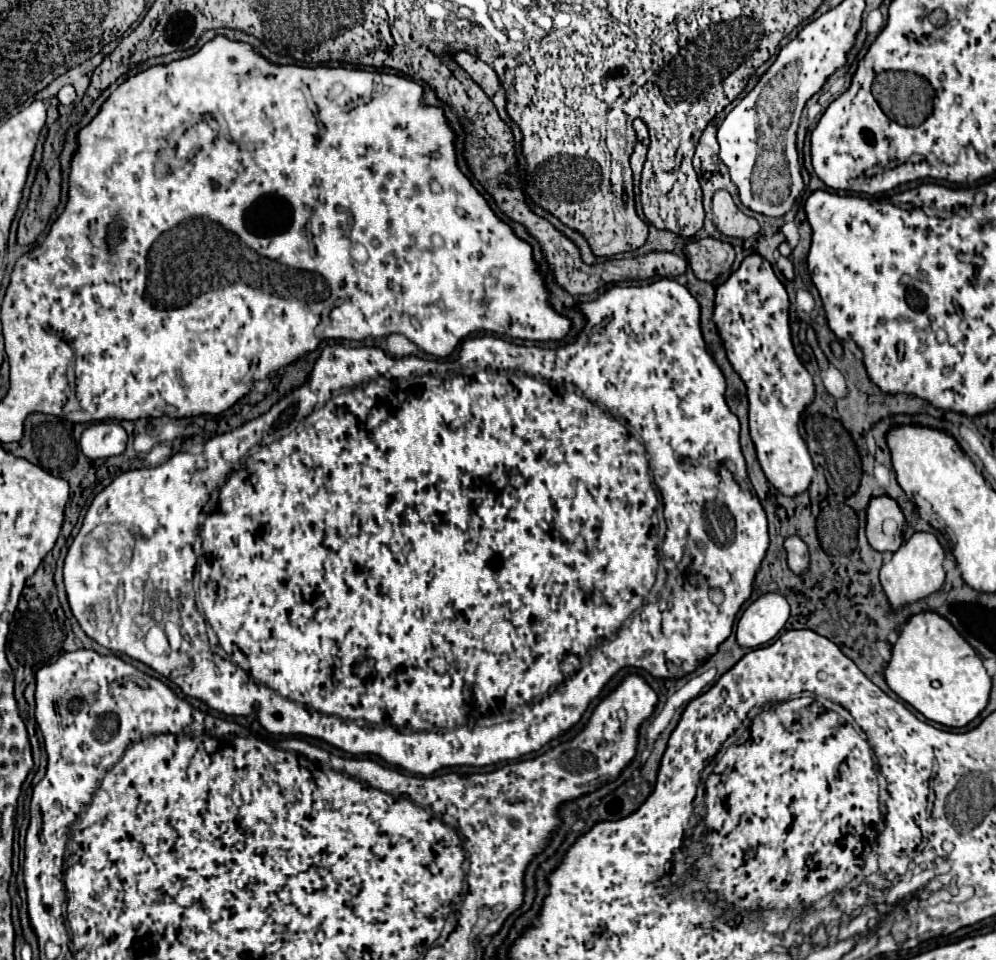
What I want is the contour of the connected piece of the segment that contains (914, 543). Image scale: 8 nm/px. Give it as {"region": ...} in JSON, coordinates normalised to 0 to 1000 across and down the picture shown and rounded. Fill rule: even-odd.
{"region":[[[918,554],[916,560],[910,563],[898,575],[896,583],[890,585],[884,594],[884,606],[886,606],[886,613],[888,613],[896,633],[904,633],[912,627],[920,627],[940,615],[944,615],[948,600],[950,600],[950,596],[946,592],[948,581],[950,581],[950,573],[936,554]]]}

